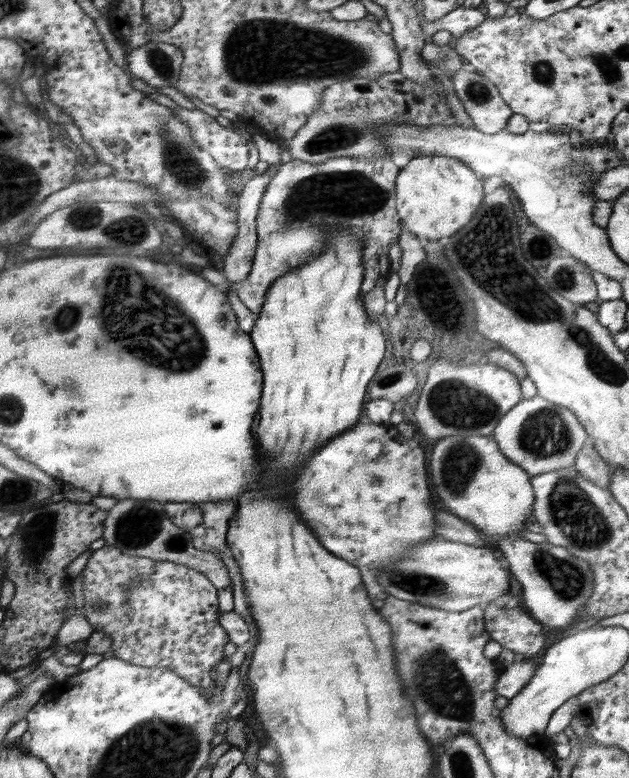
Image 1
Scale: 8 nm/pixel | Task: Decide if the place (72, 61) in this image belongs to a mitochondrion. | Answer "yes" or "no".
no

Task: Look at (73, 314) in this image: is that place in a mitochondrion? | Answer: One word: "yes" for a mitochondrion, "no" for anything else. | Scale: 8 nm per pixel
yes

